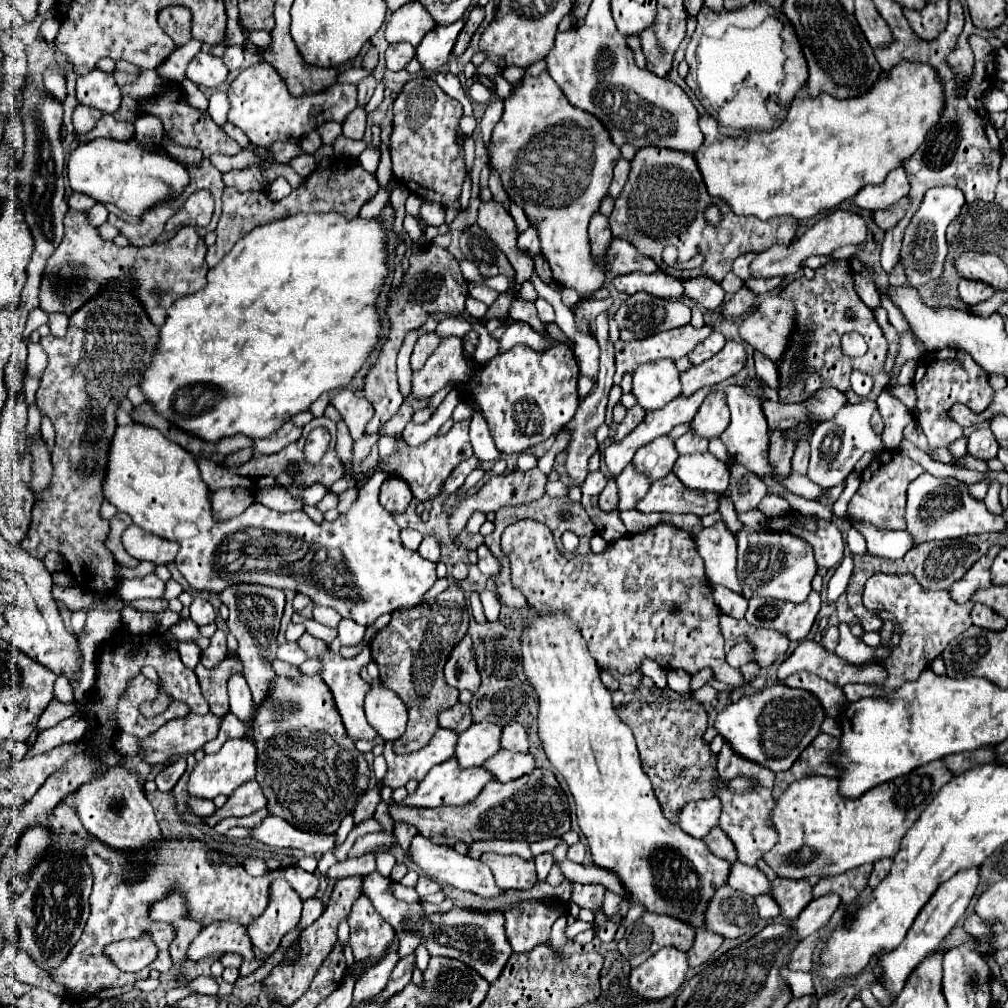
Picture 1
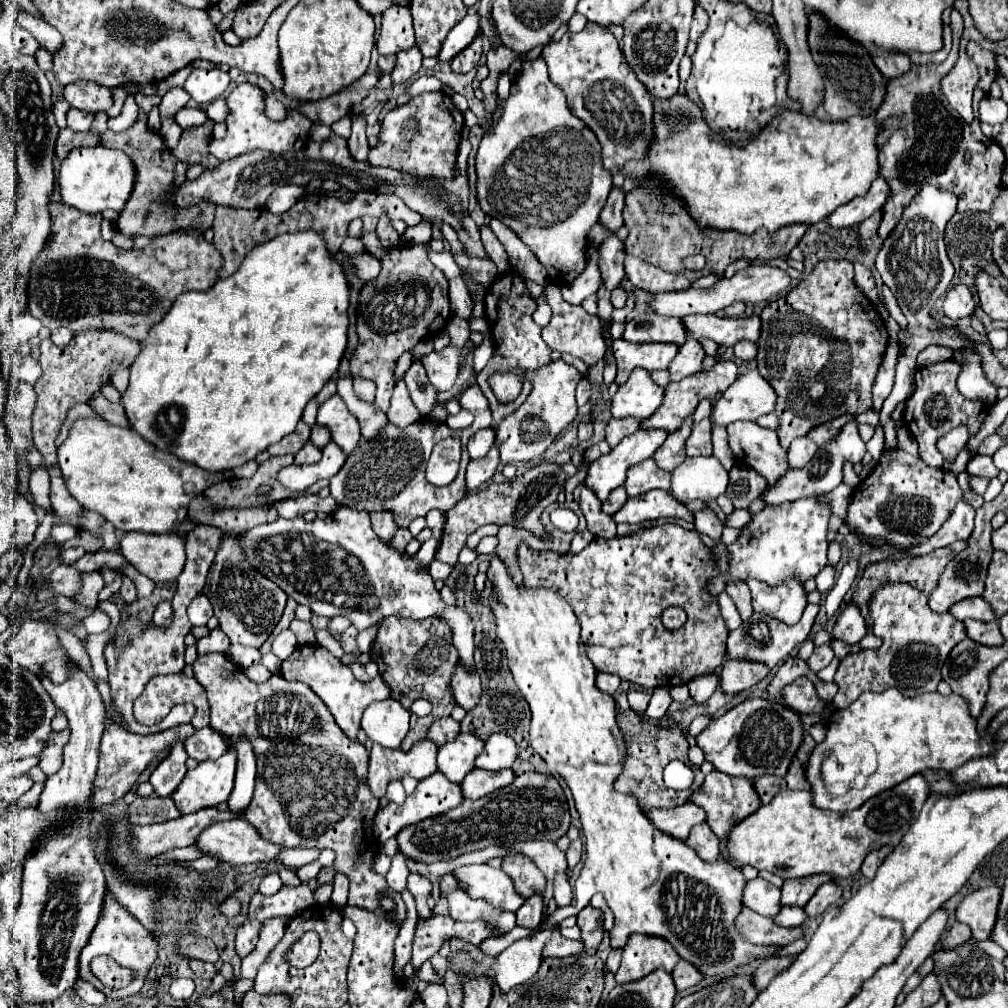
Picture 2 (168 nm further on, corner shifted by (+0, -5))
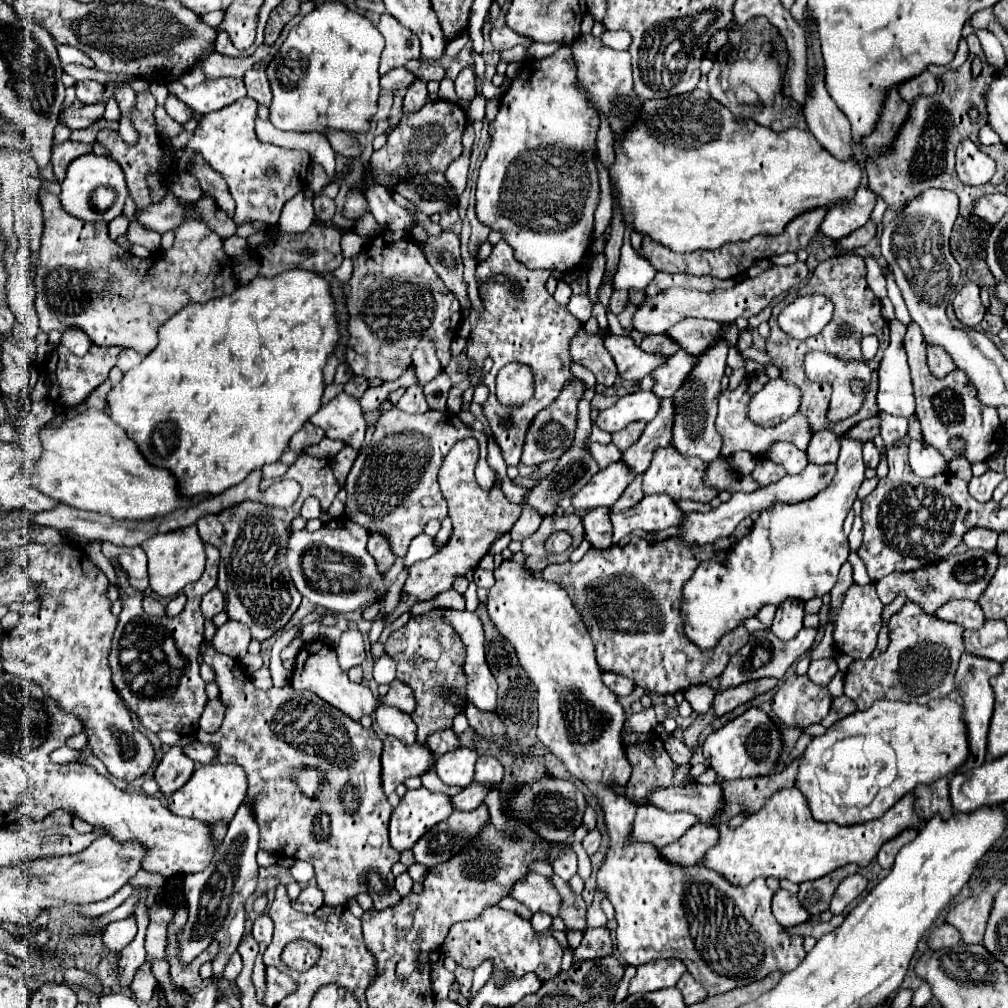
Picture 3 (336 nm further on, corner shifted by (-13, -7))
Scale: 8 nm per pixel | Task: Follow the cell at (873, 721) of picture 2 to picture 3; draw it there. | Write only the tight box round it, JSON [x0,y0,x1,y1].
[796,698,970,826]

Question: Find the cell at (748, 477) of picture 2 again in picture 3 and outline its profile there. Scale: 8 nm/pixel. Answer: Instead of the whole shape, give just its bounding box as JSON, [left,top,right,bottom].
[752,460,786,486]

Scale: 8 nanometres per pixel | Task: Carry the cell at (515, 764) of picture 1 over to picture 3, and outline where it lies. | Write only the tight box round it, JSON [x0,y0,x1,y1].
[452,784,496,810]

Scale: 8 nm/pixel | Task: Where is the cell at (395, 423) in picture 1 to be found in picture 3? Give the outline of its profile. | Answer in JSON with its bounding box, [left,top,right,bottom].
[396,384,428,414]

